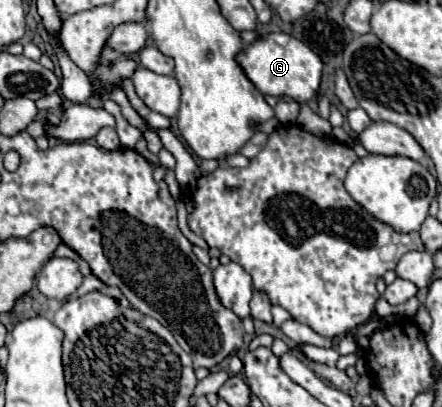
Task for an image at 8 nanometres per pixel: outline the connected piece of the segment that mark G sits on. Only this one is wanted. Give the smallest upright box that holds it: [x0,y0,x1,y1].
[238,33,324,103]

